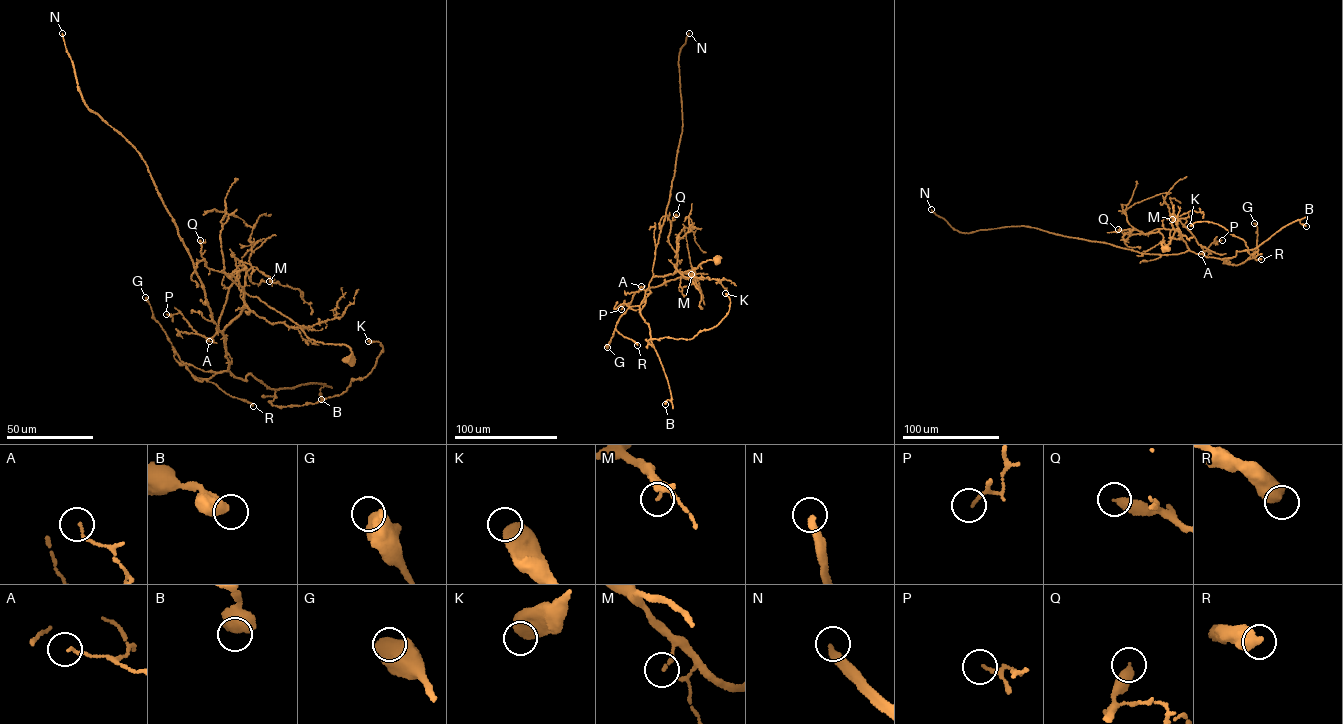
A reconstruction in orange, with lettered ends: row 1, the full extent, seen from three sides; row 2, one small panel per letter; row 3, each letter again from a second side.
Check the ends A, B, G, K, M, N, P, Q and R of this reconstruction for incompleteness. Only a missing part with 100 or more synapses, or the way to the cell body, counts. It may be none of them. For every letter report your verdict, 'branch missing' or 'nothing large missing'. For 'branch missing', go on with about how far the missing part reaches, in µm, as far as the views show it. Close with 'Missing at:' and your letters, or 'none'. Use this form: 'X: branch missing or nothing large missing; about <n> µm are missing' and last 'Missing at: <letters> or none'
A: nothing large missing
B: nothing large missing
G: nothing large missing
K: nothing large missing
M: nothing large missing
N: branch missing; about 300 µm are missing
P: nothing large missing
Q: nothing large missing
R: nothing large missing
Missing at: N

